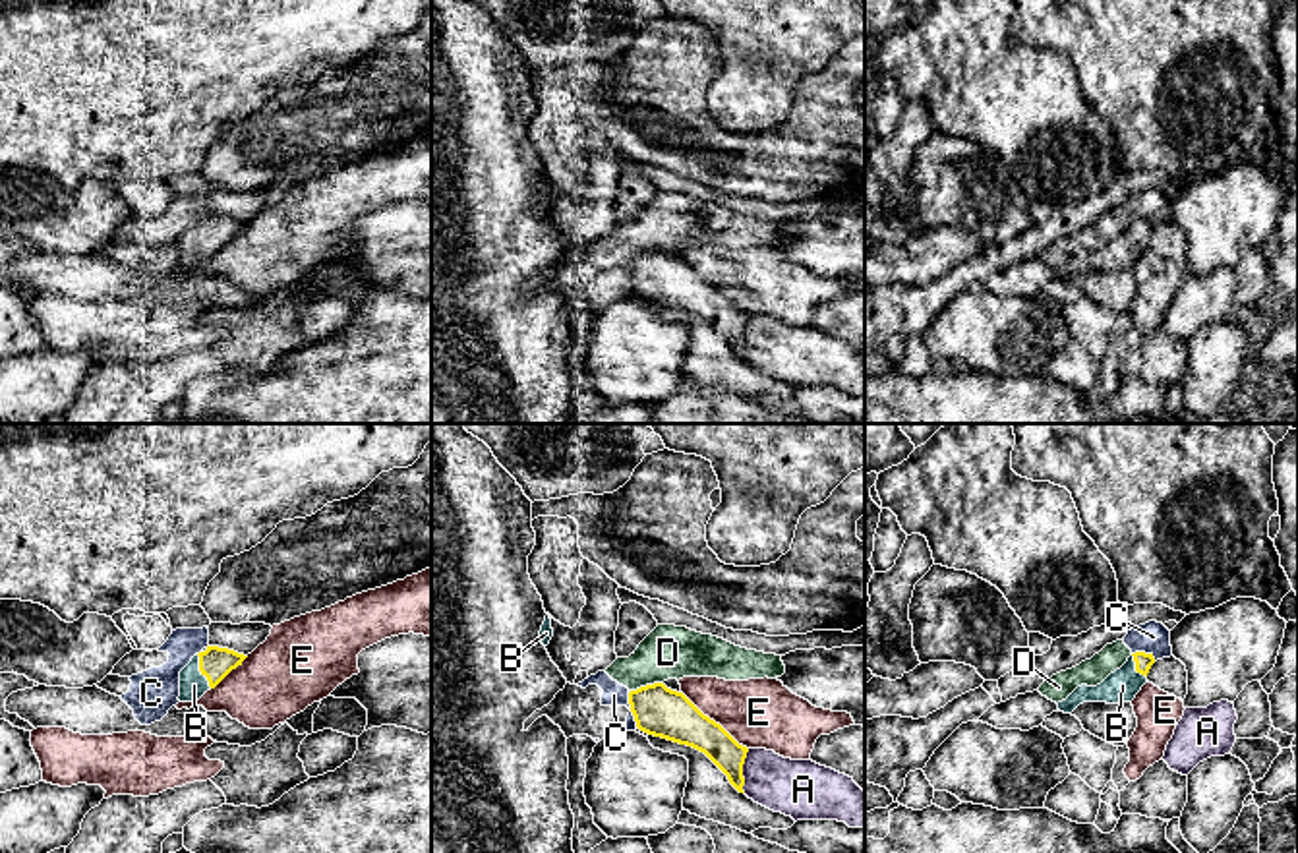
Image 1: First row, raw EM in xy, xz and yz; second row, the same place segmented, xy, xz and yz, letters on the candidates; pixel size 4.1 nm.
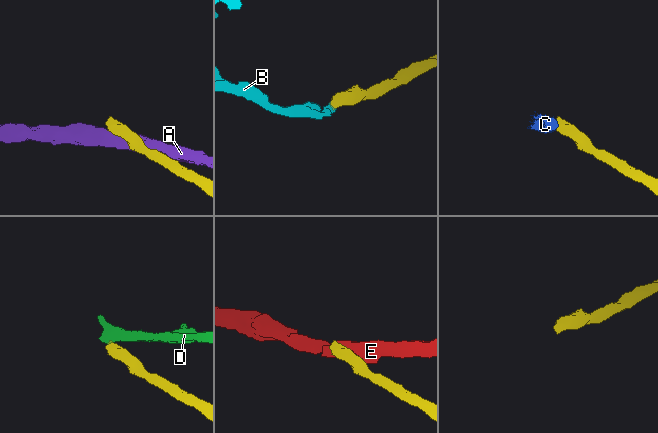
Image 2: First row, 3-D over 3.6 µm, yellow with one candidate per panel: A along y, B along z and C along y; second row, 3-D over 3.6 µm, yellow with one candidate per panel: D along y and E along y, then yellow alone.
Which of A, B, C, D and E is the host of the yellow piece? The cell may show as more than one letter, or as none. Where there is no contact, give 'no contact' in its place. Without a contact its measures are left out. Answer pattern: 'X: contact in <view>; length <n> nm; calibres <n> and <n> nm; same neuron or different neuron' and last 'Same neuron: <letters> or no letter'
A: contact in xz; length 190 nm; calibres 140 and 240 nm; different neuron
B: contact in xy; length 160 nm; calibres 140 and 110 nm; same neuron
C: contact in xz; length 150 nm; calibres 200 and 100 nm; different neuron
D: contact in xz; length 140 nm; calibres 200 and 220 nm; different neuron
E: contact in xz; length 380 nm; calibres 200 and 280 nm; different neuron
Same neuron: B

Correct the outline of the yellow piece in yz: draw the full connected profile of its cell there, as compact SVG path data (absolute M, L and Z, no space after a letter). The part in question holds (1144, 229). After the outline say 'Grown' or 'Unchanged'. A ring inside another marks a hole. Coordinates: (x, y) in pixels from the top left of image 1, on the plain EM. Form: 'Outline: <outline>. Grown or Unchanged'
Outline: M1136 219L1120 236L1110 240L1101 251L1077 253L1066 267L1058 269L1058 277L1064 280L1072 280L1083 269L1132 269L1141 257L1141 253L1147 250L1147 240L1153 230L1153 221Z. Grown

